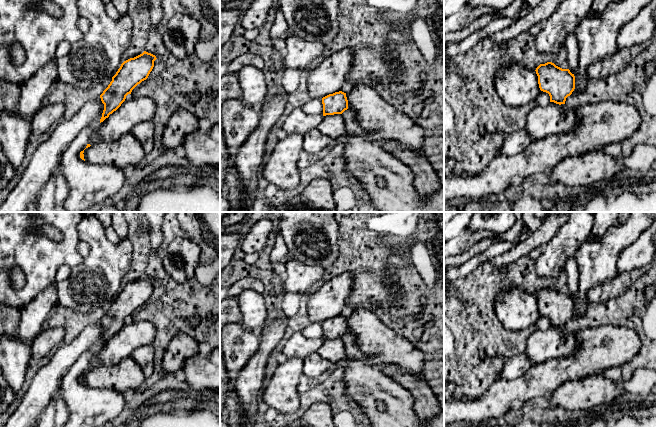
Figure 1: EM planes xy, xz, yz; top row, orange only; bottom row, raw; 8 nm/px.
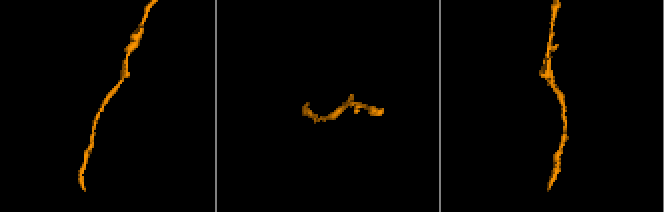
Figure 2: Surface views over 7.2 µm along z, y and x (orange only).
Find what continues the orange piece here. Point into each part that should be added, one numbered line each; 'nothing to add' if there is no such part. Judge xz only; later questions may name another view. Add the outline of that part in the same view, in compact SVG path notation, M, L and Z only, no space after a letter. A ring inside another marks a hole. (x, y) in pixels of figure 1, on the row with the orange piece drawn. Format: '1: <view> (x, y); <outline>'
nothing to add

